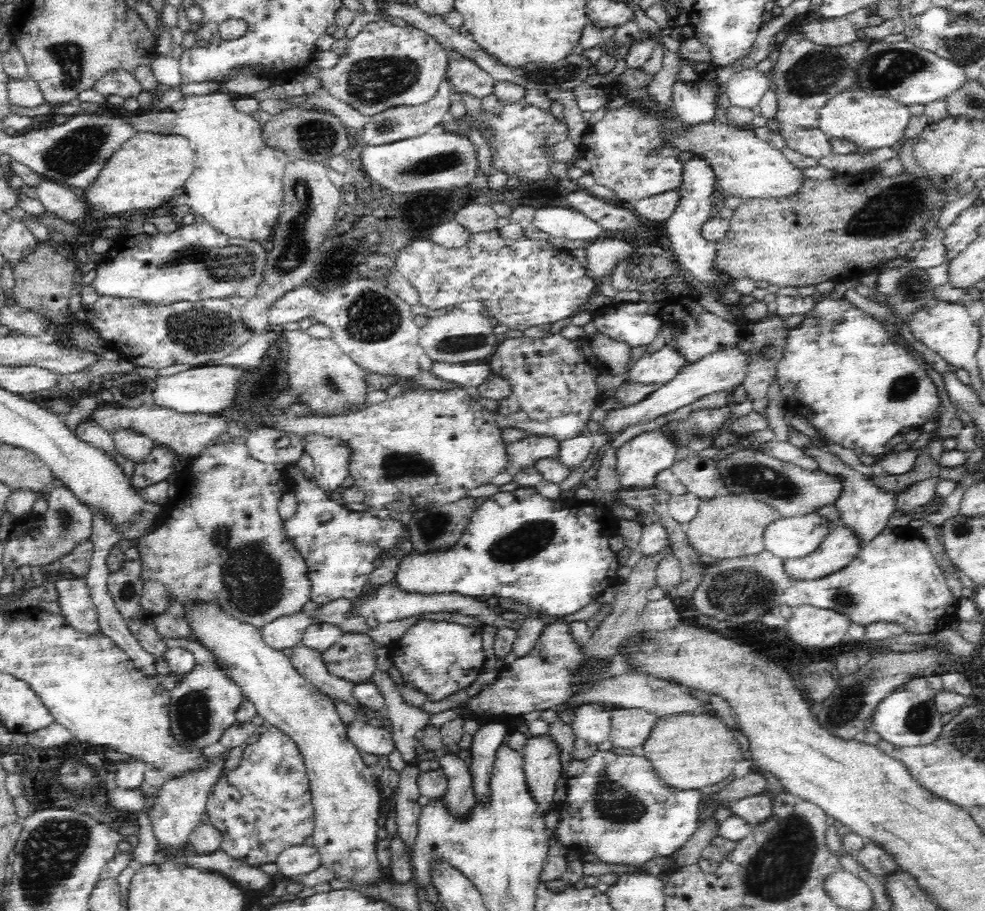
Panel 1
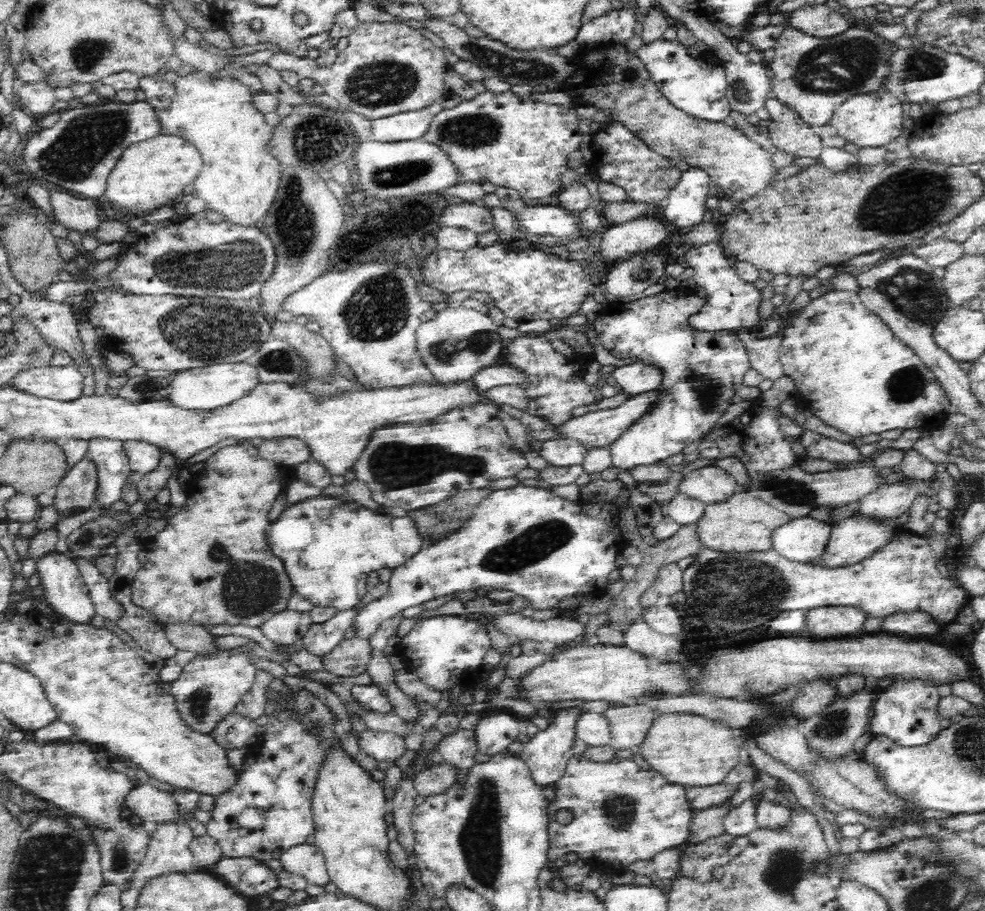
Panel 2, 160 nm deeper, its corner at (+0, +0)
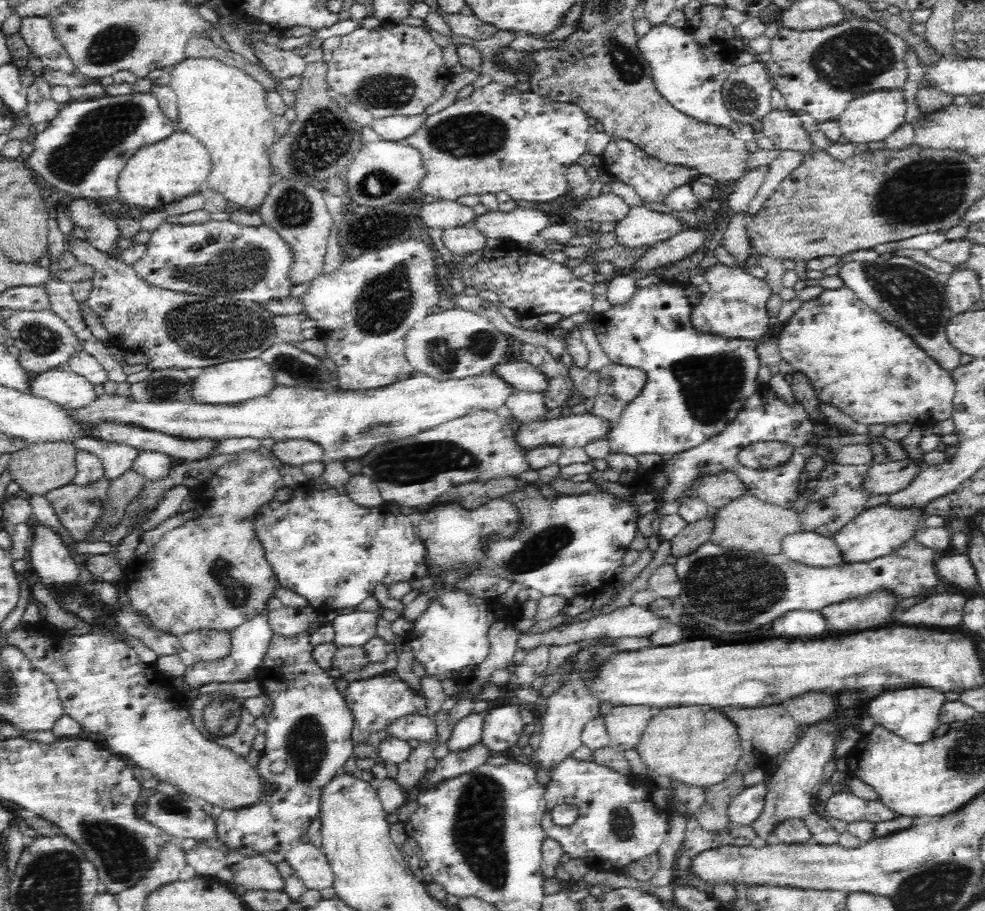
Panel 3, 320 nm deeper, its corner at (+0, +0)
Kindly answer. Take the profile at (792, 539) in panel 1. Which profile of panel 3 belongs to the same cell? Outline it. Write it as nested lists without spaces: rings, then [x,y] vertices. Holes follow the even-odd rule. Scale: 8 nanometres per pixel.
[[[800,529],[781,539],[781,553],[792,562],[808,566],[833,567],[842,564],[833,538],[819,531]]]

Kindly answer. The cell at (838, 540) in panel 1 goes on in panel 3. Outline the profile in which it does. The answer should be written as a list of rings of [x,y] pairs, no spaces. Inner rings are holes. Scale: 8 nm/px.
[[[886,504],[868,508],[857,514],[850,522],[837,530],[833,536],[841,554],[842,564],[868,562],[885,554],[890,554],[901,544],[913,538],[915,530],[920,527],[923,516],[924,510],[905,509],[898,511]]]

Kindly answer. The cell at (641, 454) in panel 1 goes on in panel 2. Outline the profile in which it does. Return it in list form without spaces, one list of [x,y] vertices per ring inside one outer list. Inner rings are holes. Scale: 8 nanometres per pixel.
[[[666,289],[654,295],[624,303],[610,301],[601,309],[593,322],[597,340],[618,359],[636,359],[636,362],[655,364],[665,371],[661,390],[661,402],[656,409],[640,417],[619,440],[608,446],[613,465],[624,472],[632,472],[642,466],[654,466],[666,462],[670,456],[684,450],[686,445],[699,440],[710,432],[732,402],[735,393],[744,386],[746,372],[752,368],[746,347],[740,341],[736,330],[701,331],[689,323],[692,314],[700,312],[706,304],[706,298],[691,291],[686,296],[679,296],[676,291]]]

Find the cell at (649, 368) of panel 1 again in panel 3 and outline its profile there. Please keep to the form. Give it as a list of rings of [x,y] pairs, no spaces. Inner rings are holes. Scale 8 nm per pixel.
[[[612,362],[602,368],[599,374],[601,381],[610,388],[608,394],[629,403],[639,396],[648,381],[646,371]]]

